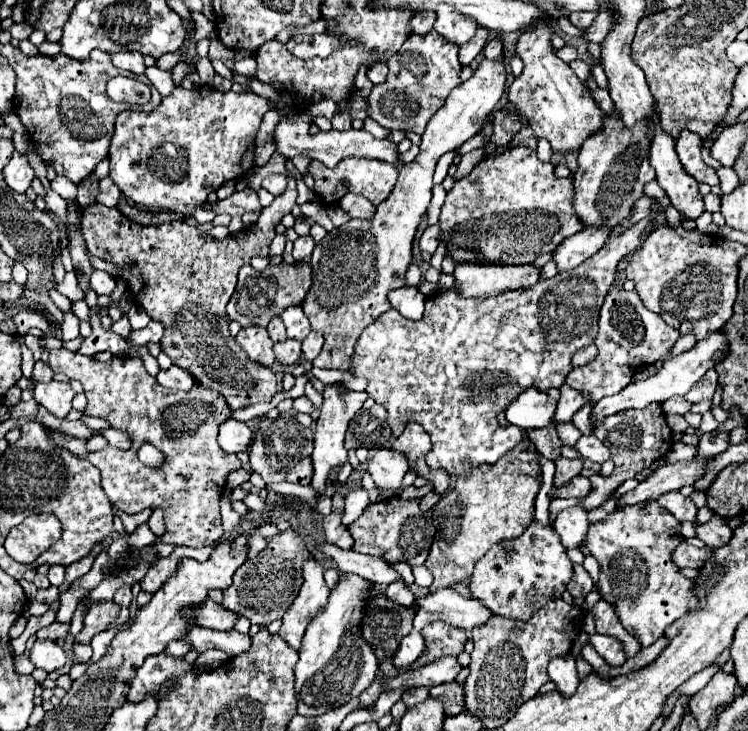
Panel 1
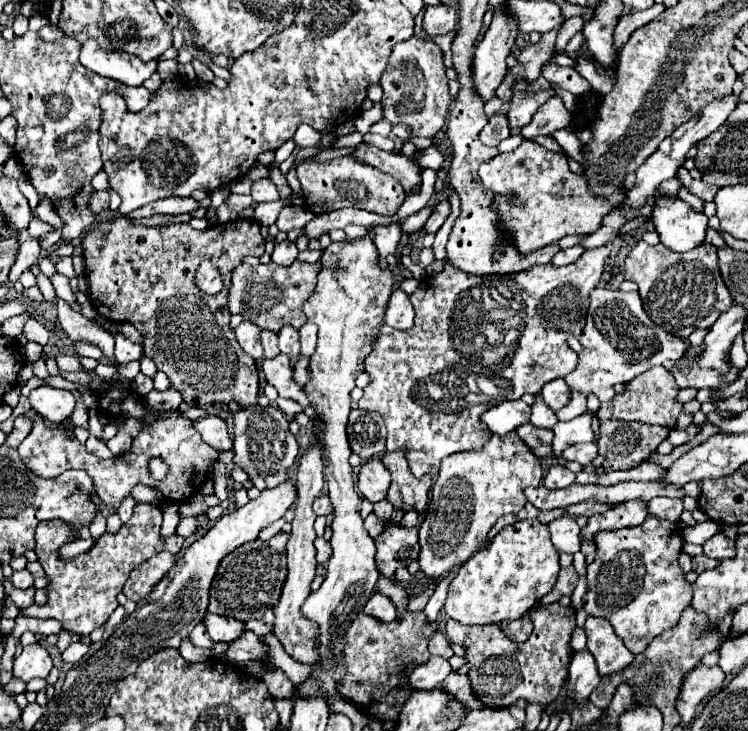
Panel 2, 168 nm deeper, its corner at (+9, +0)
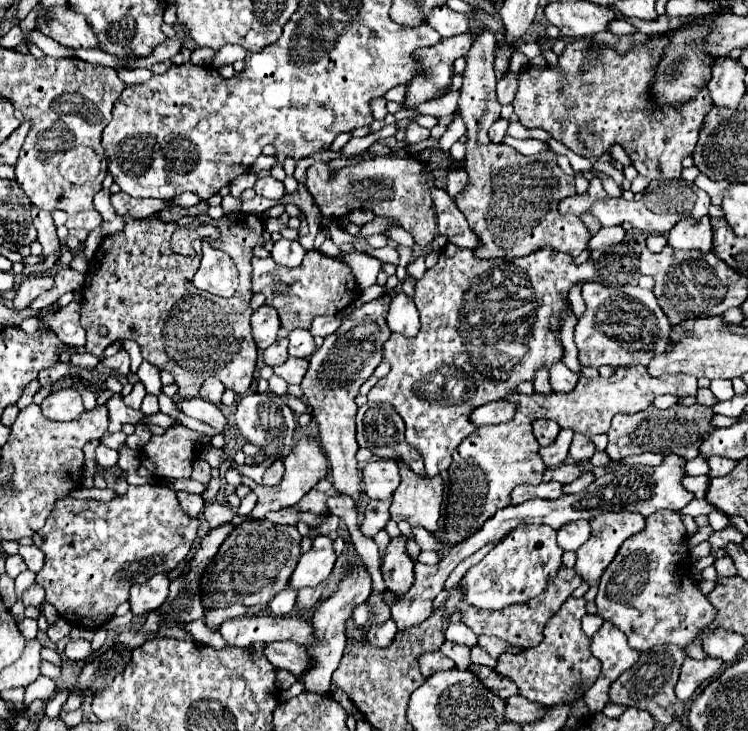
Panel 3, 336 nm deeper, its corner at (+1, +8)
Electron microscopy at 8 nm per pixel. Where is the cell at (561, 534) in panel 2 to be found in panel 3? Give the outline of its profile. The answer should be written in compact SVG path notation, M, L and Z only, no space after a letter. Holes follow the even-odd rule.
M571 521L571 523L563 525L557 531L557 543L565 551L577 551L589 539L589 533L591 533L589 523L585 523L585 521Z

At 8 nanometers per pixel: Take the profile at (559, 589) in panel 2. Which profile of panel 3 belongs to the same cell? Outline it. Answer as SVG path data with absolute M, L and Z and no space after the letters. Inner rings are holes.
M561 567L559 573L557 573L557 579L553 583L549 583L549 587L545 589L543 595L531 599L529 603L525 605L517 605L517 607L507 607L507 609L501 609L501 611L473 611L473 607L465 607L465 603L461 603L461 589L451 589L451 595L449 599L445 601L445 609L447 613L451 615L451 611L461 609L463 613L463 623L475 633L475 635L493 635L493 637L499 637L515 647L523 647L523 649L529 649L529 647L535 647L537 643L541 643L543 639L543 627L545 623L549 621L551 615L557 613L557 609L565 603L565 599L583 583L583 579L577 575L575 569L569 569L569 567Z

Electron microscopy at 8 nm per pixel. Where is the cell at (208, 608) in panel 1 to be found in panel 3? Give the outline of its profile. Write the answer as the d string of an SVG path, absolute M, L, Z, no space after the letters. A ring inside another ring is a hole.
M245 615L227 619L219 631L233 647L249 647L257 641L271 643L277 639L293 639L299 645L313 641L313 627L309 627L309 621L279 615Z

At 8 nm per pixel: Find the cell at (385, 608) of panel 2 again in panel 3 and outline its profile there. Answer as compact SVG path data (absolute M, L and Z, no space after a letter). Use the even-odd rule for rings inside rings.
M391 617L385 623L373 623L369 633L367 633L367 639L373 641L375 645L379 645L379 647L385 647L385 645L391 643L395 633L397 633L397 625L393 623L393 617Z

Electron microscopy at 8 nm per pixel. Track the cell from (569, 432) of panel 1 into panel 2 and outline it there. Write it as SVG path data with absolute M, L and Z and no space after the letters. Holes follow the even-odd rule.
M535 395L535 403L531 405L533 413L531 413L531 423L535 427L545 427L545 429L551 429L555 423L557 423L557 417L555 413L545 405L545 401L541 399L541 395Z

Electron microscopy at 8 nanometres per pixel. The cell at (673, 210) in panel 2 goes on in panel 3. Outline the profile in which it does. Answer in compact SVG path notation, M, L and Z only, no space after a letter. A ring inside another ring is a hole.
M705 215L703 221L683 217L667 235L667 243L675 249L701 249L709 251L711 245L711 223Z

